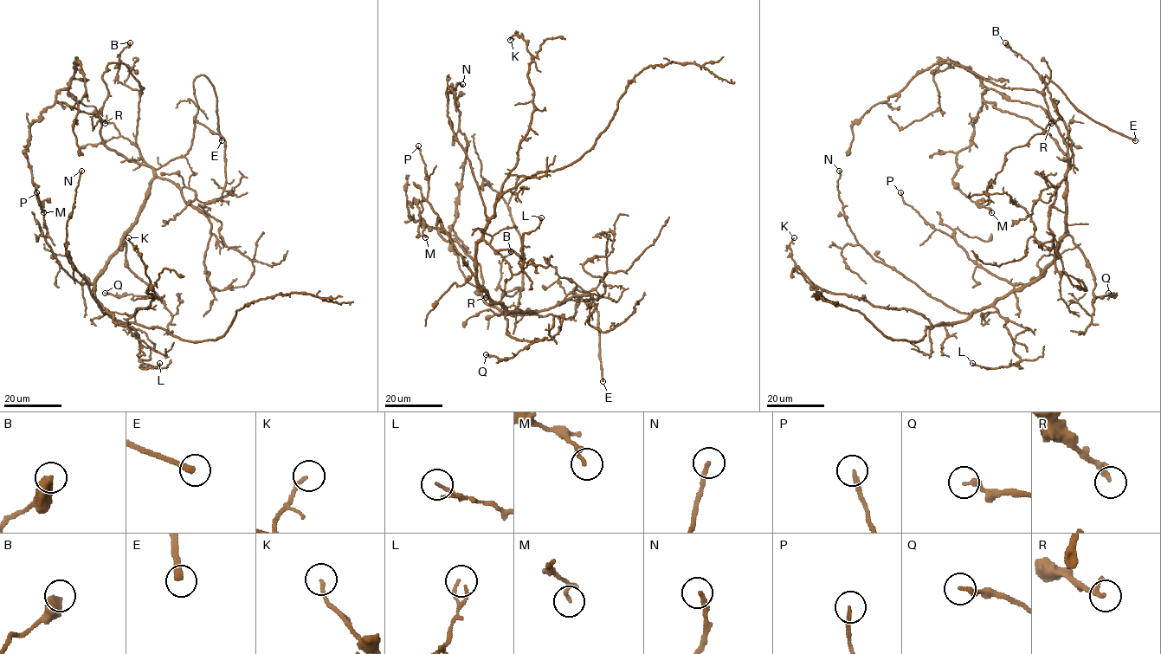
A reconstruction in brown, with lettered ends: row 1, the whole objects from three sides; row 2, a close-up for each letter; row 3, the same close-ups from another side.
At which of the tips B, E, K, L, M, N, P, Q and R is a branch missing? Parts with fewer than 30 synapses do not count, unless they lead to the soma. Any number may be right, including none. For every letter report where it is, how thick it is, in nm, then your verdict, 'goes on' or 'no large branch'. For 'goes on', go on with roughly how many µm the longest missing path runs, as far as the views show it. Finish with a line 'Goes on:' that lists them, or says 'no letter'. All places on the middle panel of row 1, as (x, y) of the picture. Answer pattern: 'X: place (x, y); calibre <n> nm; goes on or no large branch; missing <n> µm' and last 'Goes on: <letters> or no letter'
B: place (511, 251); calibre 500 nm; no large branch
E: place (603, 381); calibre 320 nm; goes on; missing 60 µm
K: place (510, 40); calibre 160 nm; no large branch
L: place (541, 217); calibre 120 nm; no large branch
M: place (425, 237); calibre 180 nm; no large branch
N: place (462, 84); calibre 200 nm; no large branch
P: place (418, 145); calibre 180 nm; no large branch
Q: place (486, 354); calibre 240 nm; no large branch
R: place (486, 297); calibre 150 nm; no large branch
Goes on: E

